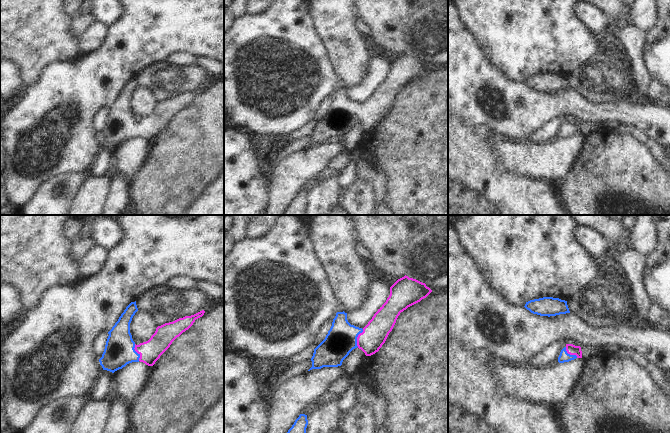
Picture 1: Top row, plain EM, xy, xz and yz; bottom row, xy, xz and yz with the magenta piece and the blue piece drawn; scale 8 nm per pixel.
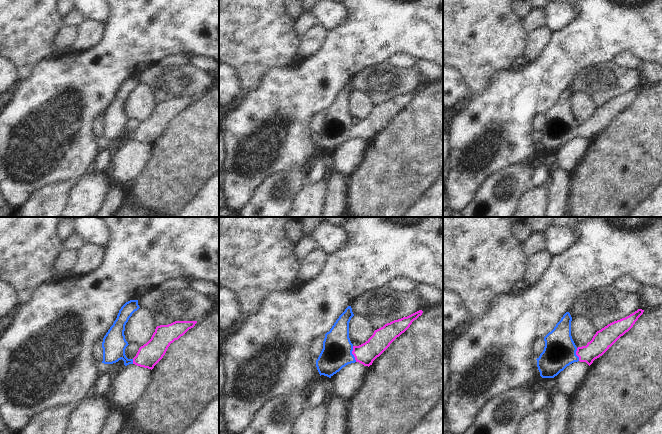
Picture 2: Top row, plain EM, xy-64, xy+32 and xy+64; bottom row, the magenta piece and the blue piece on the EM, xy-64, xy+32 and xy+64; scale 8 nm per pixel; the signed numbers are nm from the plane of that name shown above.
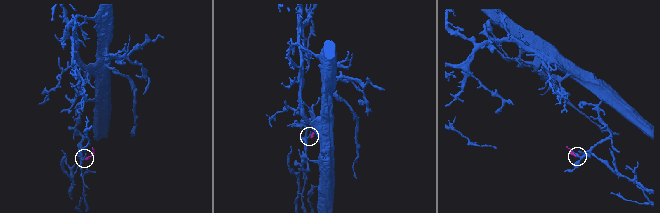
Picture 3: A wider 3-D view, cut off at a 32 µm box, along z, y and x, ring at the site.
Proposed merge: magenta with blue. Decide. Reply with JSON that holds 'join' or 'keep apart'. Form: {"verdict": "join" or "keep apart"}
{"verdict": "join"}

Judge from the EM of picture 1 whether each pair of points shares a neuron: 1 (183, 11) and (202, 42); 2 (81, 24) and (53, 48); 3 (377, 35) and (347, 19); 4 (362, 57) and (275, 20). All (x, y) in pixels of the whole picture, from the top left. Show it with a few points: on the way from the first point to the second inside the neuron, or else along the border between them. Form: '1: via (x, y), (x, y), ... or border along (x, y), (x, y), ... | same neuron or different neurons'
1: via (191, 19), (202, 30), (202, 34) | same neuron
2: border along (74, 19), (70, 25), (70, 33), (78, 39) | different neurons
3: border along (367, 38), (369, 40) | different neurons
4: border along (312, 17), (315, 31), (330, 61) | different neurons

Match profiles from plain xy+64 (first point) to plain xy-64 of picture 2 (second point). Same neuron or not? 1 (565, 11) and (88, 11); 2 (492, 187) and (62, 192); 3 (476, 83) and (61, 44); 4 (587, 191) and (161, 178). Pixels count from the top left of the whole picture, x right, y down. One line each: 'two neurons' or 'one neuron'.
1: one neuron
2: one neuron
3: two neurons
4: one neuron

